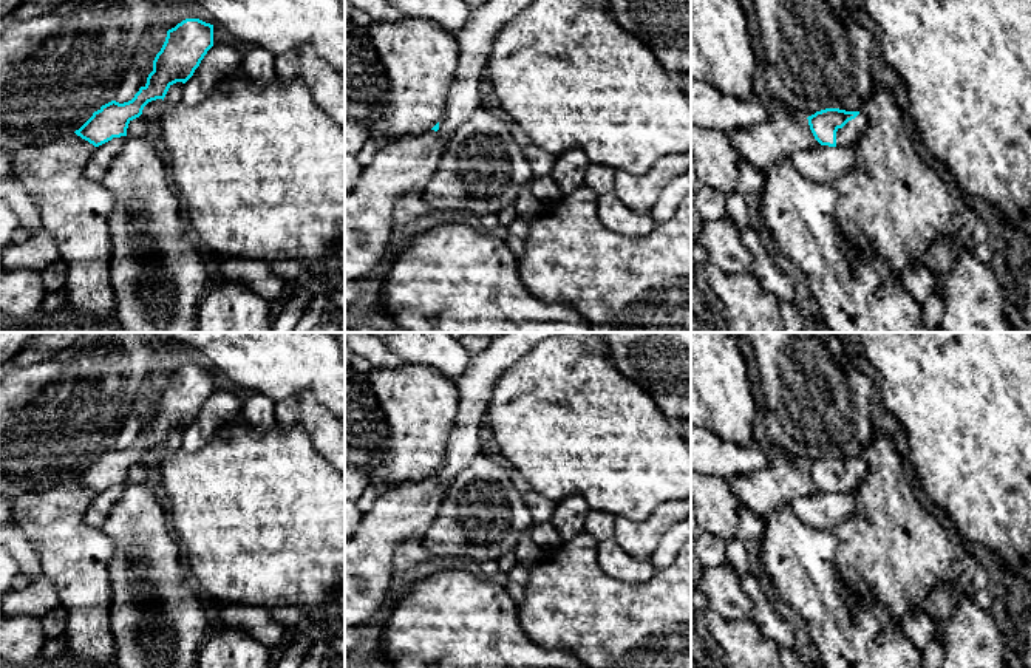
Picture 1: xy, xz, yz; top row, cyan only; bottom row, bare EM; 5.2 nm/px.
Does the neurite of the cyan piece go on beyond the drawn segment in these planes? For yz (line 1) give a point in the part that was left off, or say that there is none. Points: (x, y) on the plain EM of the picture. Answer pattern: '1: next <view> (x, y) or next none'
1: next yz (847, 483)

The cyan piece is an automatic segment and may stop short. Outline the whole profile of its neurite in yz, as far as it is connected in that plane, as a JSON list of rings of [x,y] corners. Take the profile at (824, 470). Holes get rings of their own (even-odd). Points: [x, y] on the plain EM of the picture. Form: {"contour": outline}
{"contour": [[[825,455],[808,462],[808,472],[821,492],[852,495],[867,473],[859,458]]]}

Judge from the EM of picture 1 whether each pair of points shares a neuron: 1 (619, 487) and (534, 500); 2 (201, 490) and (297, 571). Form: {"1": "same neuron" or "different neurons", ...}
{"1": "different neurons", "2": "same neuron"}

